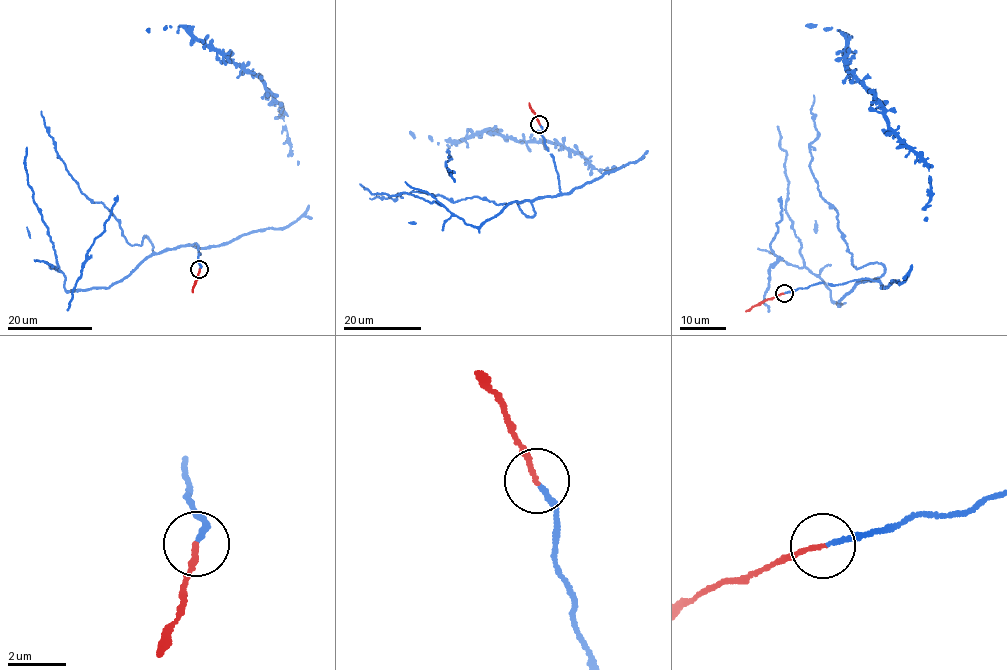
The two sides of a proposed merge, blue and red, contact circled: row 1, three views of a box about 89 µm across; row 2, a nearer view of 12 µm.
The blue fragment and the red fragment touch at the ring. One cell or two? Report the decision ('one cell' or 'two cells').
one cell

